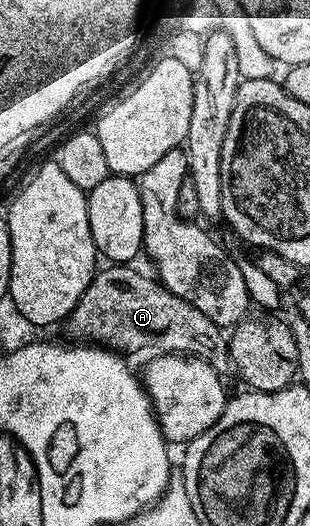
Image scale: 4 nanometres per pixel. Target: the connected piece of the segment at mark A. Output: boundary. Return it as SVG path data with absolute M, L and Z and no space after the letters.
M108 264L97 269L96 277L66 319L73 339L83 340L117 352L148 350L162 354L186 354L200 358L210 368L224 372L232 366L229 339L210 316L198 312L194 304L174 296L155 277L147 278L128 264Z

